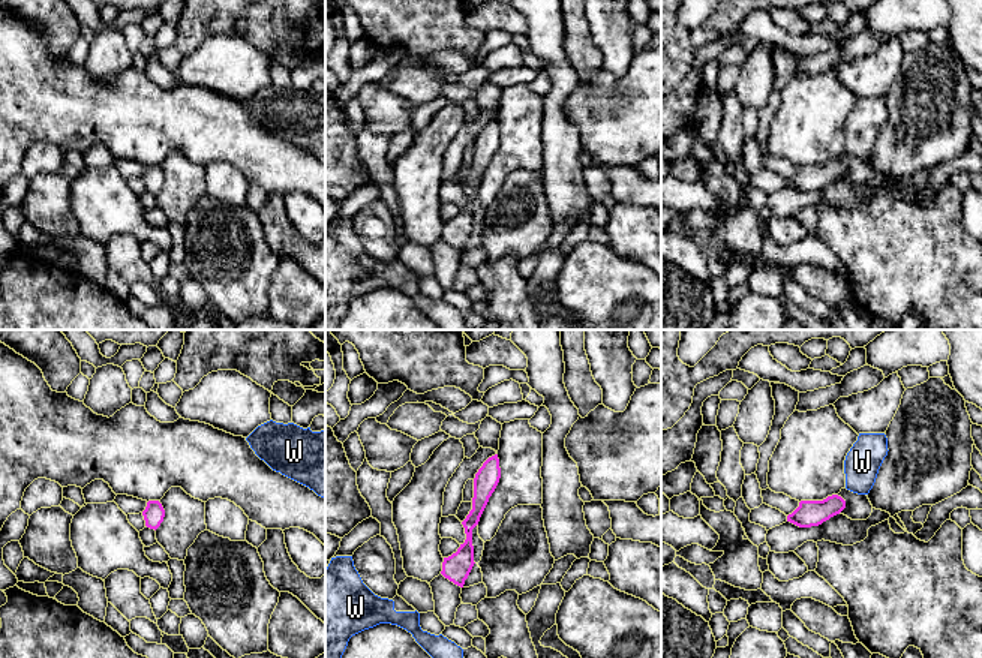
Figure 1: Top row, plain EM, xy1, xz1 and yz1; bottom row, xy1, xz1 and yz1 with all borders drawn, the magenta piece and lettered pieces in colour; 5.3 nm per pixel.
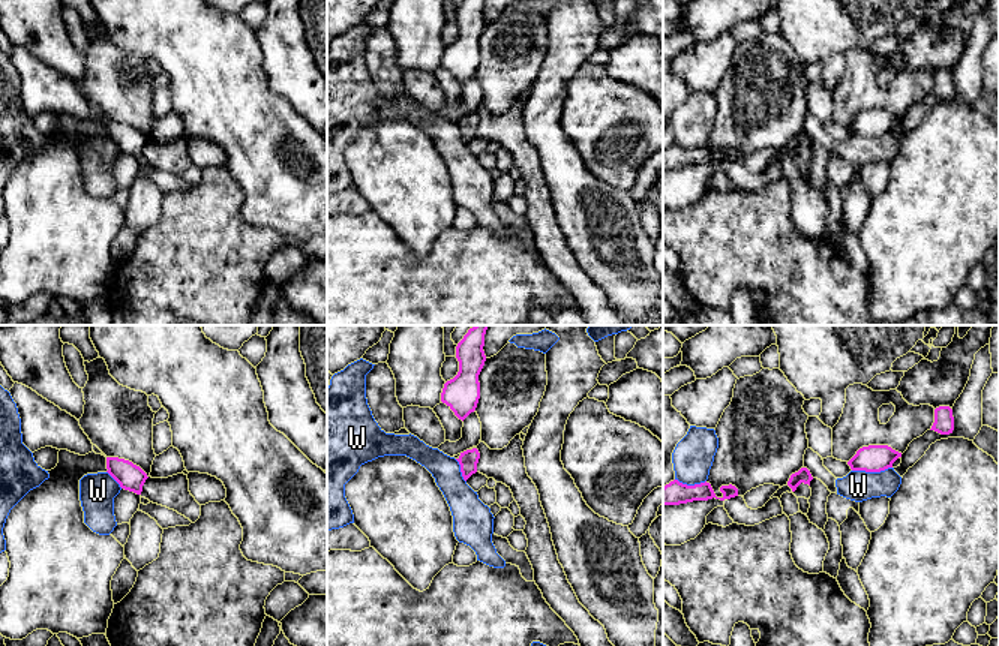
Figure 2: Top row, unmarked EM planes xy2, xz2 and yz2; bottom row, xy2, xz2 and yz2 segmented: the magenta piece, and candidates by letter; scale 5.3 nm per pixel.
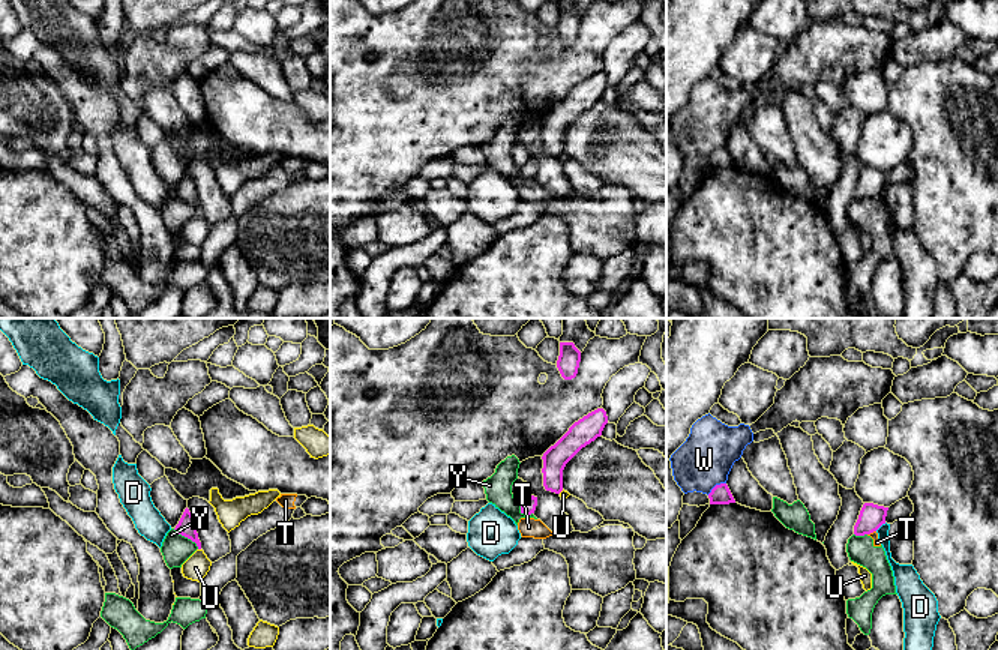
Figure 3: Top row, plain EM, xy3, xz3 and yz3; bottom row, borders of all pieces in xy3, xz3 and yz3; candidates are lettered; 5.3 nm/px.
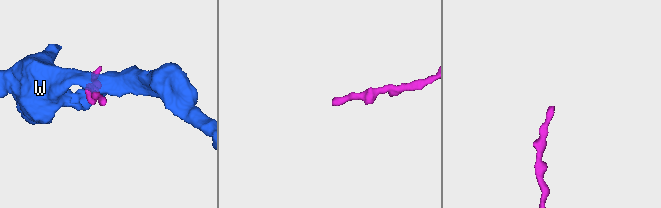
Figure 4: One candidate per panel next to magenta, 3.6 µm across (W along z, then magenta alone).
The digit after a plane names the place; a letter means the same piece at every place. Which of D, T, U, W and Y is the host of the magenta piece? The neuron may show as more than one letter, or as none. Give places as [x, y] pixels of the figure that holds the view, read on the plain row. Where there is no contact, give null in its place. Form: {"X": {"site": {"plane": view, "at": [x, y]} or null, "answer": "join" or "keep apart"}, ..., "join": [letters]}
{"D": {"site": {"plane": "yz3", "at": [880, 189]}, "answer": "keep apart"}, "T": {"site": {"plane": "yz3", "at": [871, 195]}, "answer": "keep apart"}, "U": {"site": {"plane": "xz3", "at": [560, 155]}, "answer": "keep apart"}, "W": {"site": {"plane": "yz2", "at": [872, 135]}, "answer": "keep apart"}, "Y": {"site": {"plane": "xy3", "at": [186, 200]}, "answer": "keep apart"}, "join": []}

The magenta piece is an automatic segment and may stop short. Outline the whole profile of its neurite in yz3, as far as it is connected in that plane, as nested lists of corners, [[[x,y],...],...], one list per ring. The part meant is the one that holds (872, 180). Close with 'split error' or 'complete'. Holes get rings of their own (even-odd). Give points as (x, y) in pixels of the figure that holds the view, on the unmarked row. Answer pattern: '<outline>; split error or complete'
[[[864,167],[854,189],[854,198],[864,200],[876,195],[882,188],[885,188],[887,174],[888,171]]]; complete

